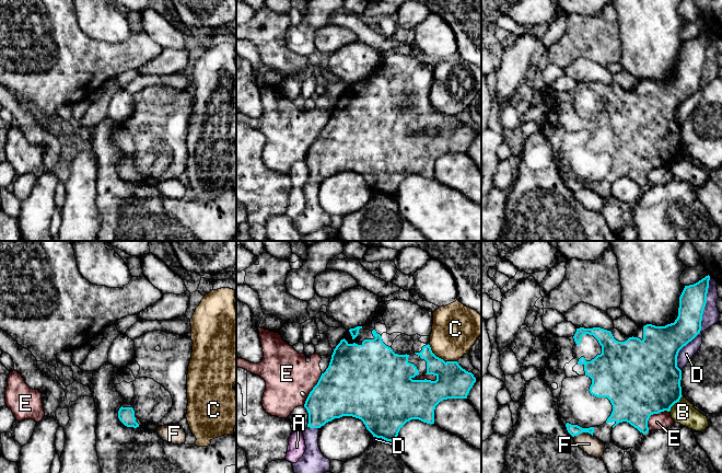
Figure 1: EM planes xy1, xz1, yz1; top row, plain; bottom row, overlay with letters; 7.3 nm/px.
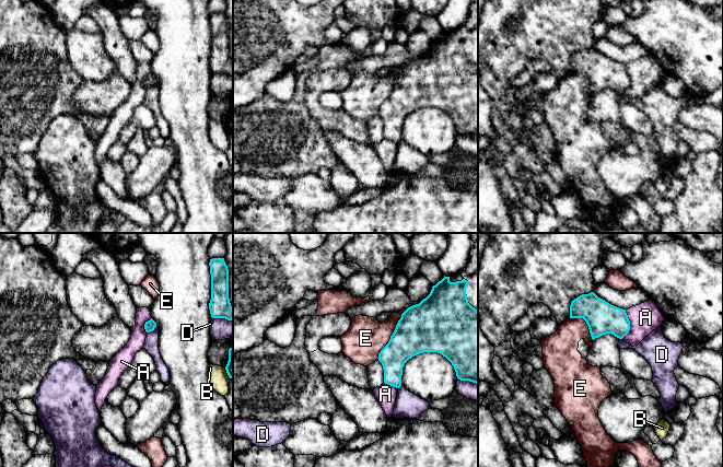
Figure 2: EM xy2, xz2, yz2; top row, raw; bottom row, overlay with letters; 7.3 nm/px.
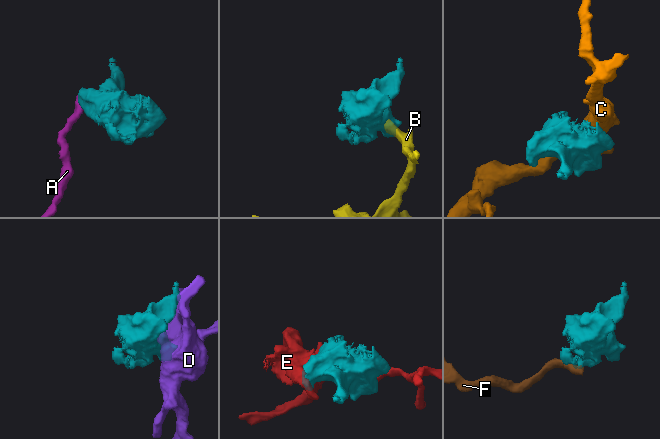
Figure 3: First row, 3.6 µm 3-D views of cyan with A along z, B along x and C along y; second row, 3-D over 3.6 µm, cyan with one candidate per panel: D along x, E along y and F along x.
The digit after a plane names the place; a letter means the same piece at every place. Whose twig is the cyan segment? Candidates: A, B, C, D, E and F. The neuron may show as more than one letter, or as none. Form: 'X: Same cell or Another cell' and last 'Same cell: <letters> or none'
A: Another cell
B: Another cell
C: Another cell
D: Another cell
E: Another cell
F: Another cell
Same cell: none

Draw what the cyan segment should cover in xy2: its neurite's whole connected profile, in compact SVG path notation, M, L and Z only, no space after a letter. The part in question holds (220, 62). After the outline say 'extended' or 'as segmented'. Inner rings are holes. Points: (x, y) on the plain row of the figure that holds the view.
M212 13L209 21L211 30L209 65L211 72L233 75L233 63L229 54L229 24L224 13Z | as segmented

